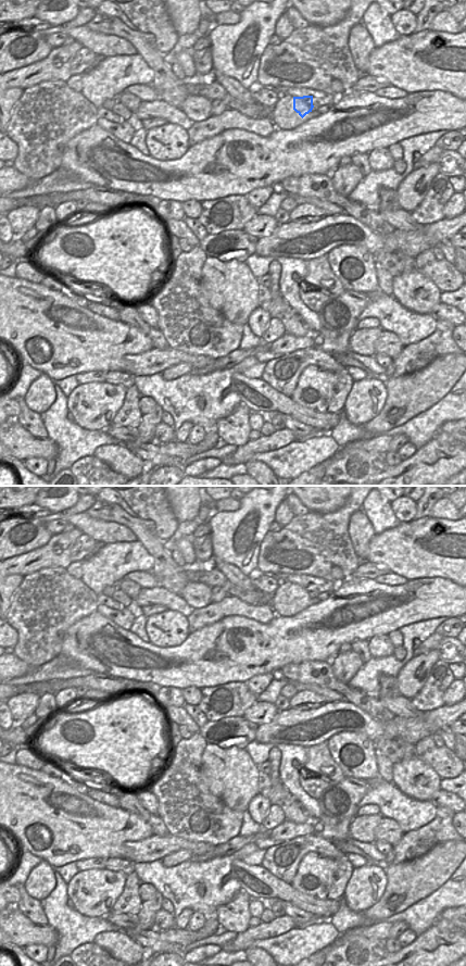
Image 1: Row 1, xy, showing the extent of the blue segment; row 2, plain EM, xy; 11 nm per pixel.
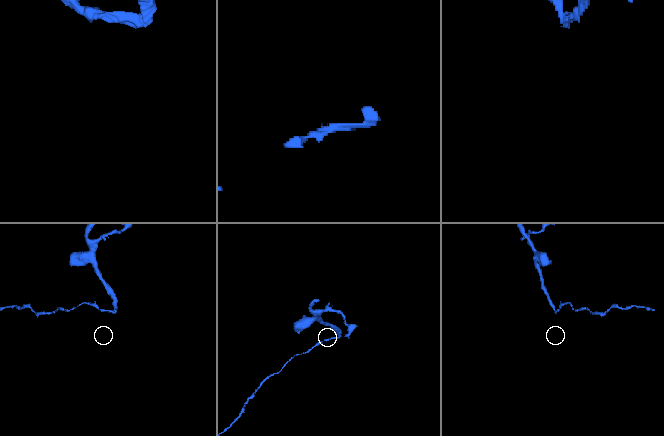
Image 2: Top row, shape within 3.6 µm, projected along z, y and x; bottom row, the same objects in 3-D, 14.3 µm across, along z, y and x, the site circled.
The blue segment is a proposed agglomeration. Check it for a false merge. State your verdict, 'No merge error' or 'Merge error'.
Merge error

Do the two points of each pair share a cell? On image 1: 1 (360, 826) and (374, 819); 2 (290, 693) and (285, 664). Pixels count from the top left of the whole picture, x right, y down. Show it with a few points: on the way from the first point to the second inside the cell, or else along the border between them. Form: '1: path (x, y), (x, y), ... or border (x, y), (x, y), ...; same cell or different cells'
1: path (363, 826), (367, 826), (370, 823); same cell
2: border (312, 672), (287, 682), (262, 681); different cells

